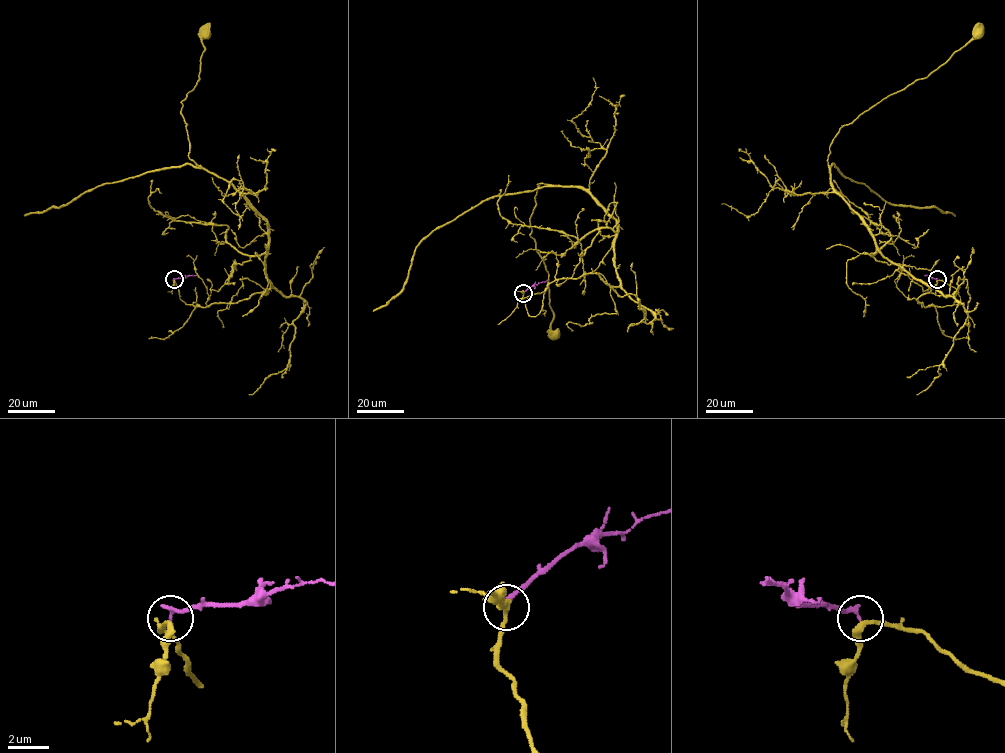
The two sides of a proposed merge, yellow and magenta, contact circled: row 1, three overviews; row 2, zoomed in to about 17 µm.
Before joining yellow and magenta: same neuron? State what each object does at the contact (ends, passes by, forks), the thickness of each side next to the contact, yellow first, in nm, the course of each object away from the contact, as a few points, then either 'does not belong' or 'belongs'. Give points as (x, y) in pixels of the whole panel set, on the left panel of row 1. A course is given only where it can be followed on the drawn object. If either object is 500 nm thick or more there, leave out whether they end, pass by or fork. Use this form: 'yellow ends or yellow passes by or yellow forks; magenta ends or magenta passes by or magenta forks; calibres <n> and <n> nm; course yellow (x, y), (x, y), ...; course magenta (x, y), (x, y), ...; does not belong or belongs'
yellow passes by; magenta ends; calibres 280 and 220 nm; course yellow (174, 280), (194, 307), (270, 287), (268, 222), (189, 157), (181, 102), (199, 80), (206, 32); course magenta (174, 279), (198, 275); does not belong

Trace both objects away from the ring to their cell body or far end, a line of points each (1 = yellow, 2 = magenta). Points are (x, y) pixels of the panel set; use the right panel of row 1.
1: (937, 280), (960, 304), (917, 301), (929, 287), (878, 249), (827, 158), (843, 126), (979, 32)
2: (937, 279), (924, 275)

